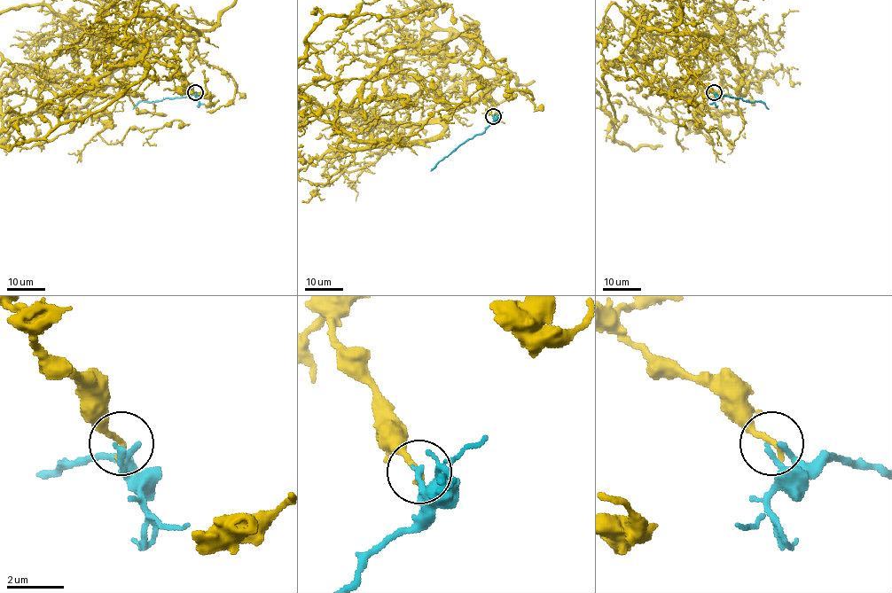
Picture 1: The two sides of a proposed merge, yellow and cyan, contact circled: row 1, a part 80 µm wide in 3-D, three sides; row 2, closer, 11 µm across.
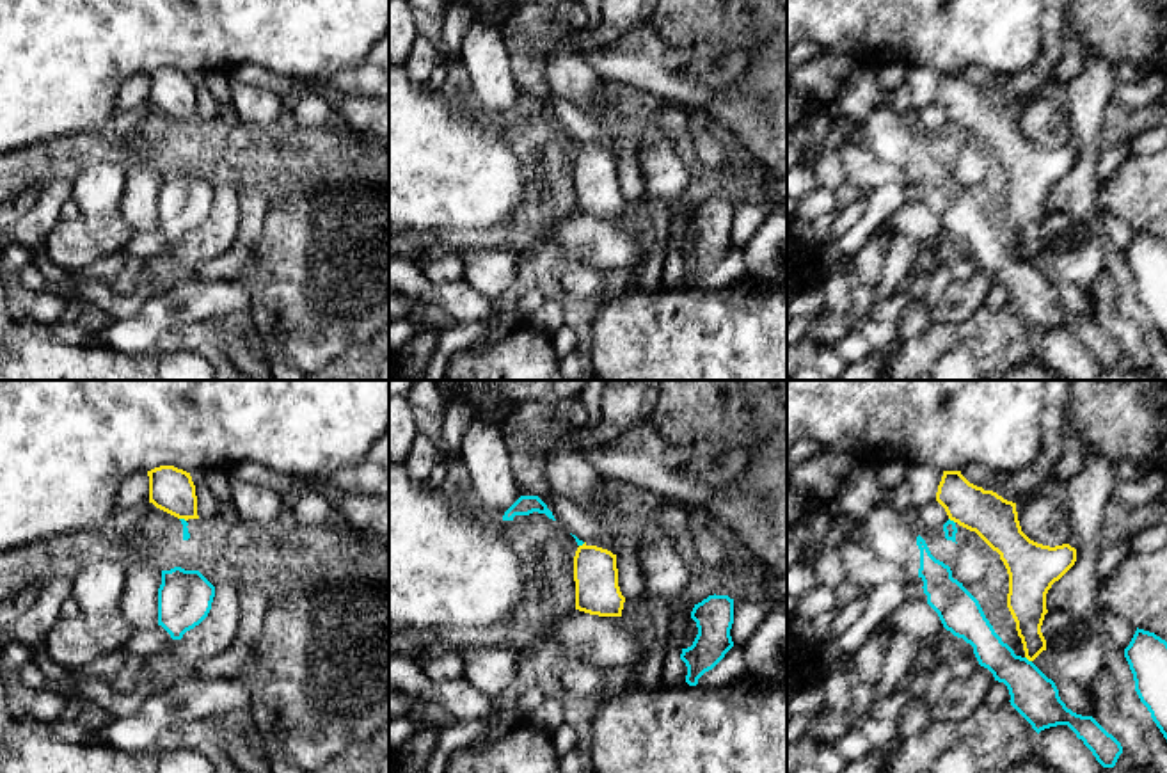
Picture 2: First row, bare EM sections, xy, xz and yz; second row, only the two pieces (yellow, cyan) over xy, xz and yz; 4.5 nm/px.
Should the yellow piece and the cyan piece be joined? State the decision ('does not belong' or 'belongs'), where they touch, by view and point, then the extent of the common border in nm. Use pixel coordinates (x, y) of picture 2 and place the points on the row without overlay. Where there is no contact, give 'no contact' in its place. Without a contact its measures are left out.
does not belong; contact yz (952, 121); length 40 nm

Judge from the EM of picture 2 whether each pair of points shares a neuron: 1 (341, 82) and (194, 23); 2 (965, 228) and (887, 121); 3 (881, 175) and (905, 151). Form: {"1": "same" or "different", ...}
{"1": "different", "2": "same", "3": "different"}

